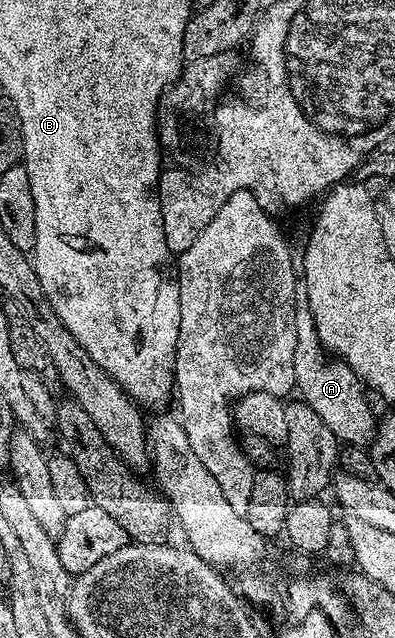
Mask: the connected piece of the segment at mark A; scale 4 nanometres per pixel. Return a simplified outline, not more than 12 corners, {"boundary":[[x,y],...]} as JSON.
{"boundary":[[295,301],[295,390],[344,445],[376,436],[366,387]]}

